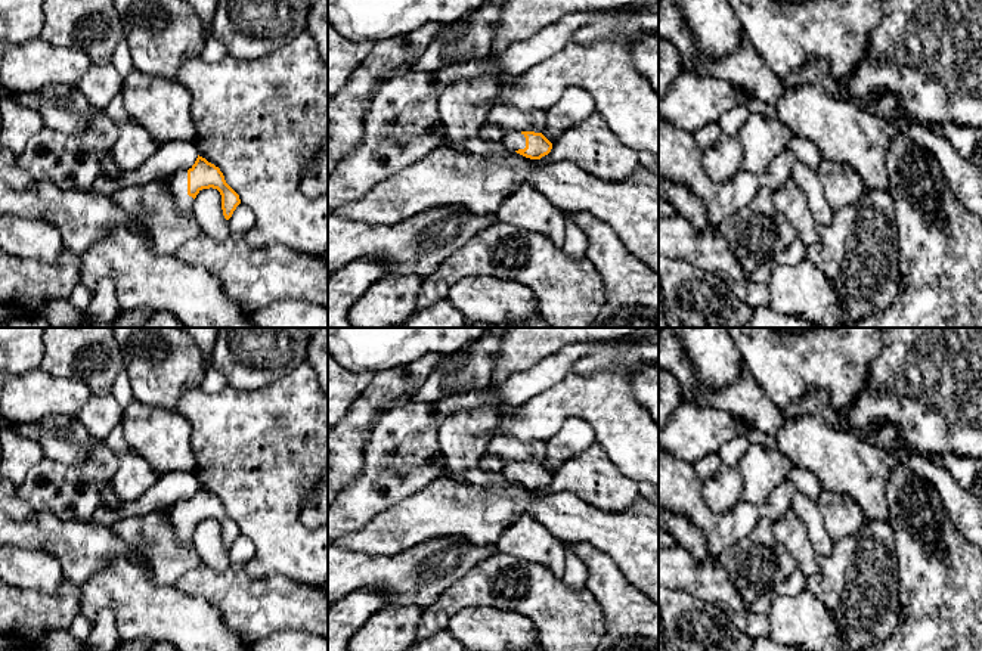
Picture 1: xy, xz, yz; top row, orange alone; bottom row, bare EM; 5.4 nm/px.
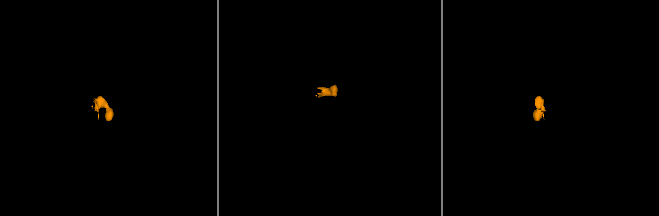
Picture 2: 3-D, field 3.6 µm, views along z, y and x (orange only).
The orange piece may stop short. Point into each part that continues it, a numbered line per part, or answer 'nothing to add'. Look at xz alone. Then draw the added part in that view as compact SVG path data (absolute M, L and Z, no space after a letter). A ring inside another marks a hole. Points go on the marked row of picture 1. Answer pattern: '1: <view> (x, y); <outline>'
1: xz (514, 140); M512 131L509 134L505 134L502 142L505 143L507 149L512 152L526 148L526 137L520 131Z

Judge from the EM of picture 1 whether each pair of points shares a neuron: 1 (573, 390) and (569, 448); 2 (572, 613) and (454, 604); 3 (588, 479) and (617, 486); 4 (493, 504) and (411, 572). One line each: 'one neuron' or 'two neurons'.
1: two neurons
2: one neuron
3: one neuron
4: two neurons

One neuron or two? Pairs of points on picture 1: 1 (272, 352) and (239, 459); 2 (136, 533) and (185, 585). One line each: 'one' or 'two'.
1: two
2: two

